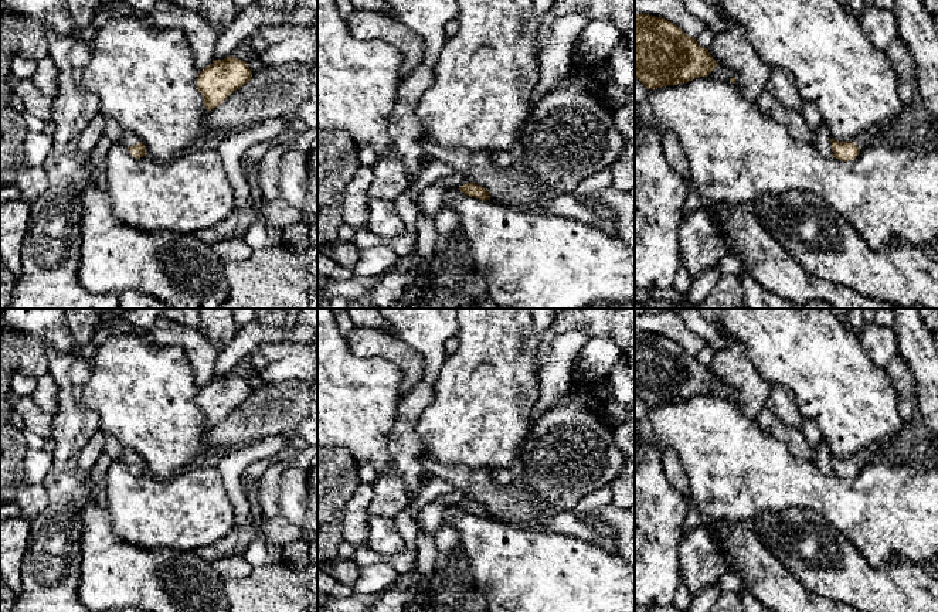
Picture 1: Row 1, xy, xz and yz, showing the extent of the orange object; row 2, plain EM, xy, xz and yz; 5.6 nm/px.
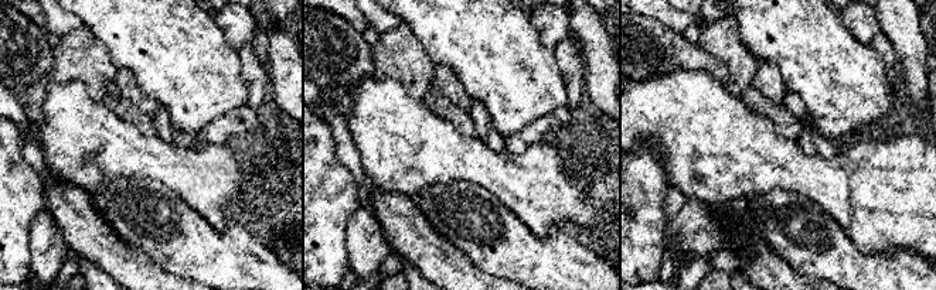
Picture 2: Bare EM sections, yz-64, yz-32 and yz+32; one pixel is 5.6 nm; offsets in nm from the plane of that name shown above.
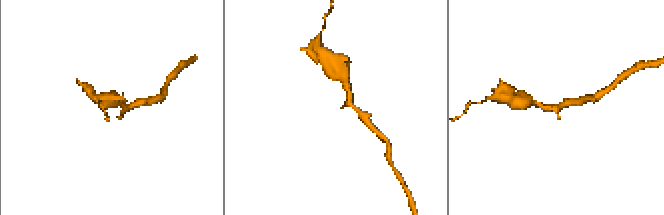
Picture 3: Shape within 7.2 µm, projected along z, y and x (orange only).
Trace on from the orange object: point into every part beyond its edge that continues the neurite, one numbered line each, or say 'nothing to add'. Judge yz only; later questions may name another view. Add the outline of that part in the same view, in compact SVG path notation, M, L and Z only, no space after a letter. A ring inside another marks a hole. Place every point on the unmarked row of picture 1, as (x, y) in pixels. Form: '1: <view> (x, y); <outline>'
1: yz (867, 455); M893 435L887 441L870 443L869 446L857 452L854 456L852 456L852 459L856 460L859 468L864 468L874 462L877 453L881 449L895 445L897 439L898 439L898 435Z

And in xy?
1: xy (128, 456); M123 448L119 460L123 462L125 465L130 465L133 462L143 460L143 459L135 450L129 448Z

